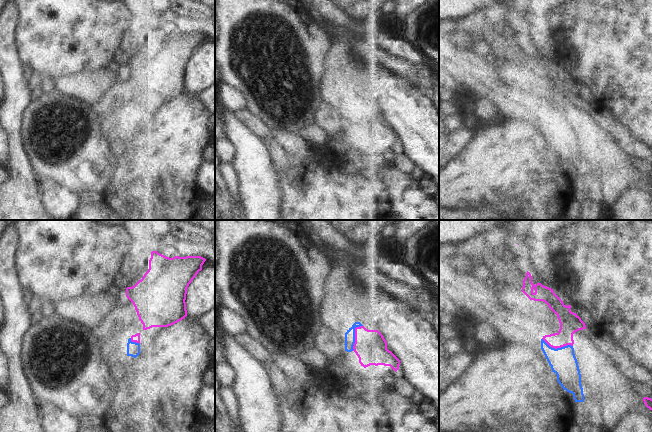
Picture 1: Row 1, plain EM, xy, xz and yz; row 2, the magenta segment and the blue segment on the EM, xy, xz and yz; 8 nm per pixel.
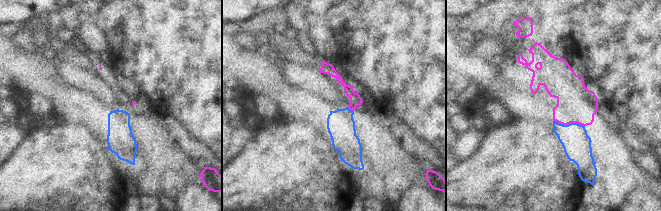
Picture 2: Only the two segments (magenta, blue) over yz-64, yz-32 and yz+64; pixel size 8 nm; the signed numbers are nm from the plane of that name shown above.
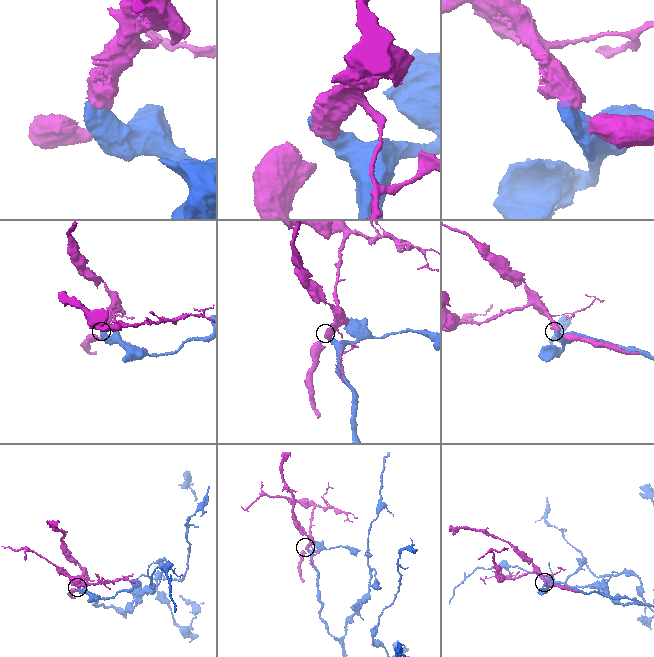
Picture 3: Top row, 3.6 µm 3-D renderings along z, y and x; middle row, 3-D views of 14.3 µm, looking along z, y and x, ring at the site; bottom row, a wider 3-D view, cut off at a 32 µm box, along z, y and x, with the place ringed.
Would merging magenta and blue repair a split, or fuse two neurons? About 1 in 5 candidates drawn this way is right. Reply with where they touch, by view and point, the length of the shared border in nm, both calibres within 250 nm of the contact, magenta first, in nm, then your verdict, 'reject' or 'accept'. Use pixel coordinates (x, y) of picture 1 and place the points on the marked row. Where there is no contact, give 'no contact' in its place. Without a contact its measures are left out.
yz (557, 347) | 260 nm | 160/220 nm | reject

